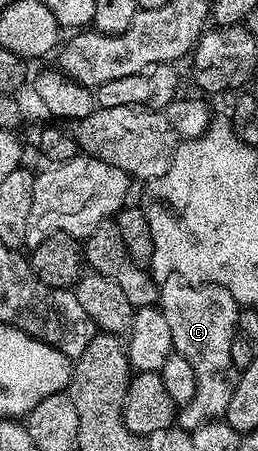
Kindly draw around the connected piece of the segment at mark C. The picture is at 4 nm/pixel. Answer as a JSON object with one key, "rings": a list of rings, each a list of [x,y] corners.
{"rings":[[[168,275],[159,283],[159,306],[163,317],[167,317],[167,325],[171,328],[171,341],[176,354],[191,365],[195,371],[195,397],[191,401],[180,404],[175,416],[176,426],[192,433],[208,423],[218,422],[227,413],[227,404],[231,401],[231,393],[235,393],[235,385],[239,374],[238,368],[231,361],[231,345],[238,338],[237,316],[239,305],[227,289],[216,287],[214,283],[188,283],[178,275]]]}

